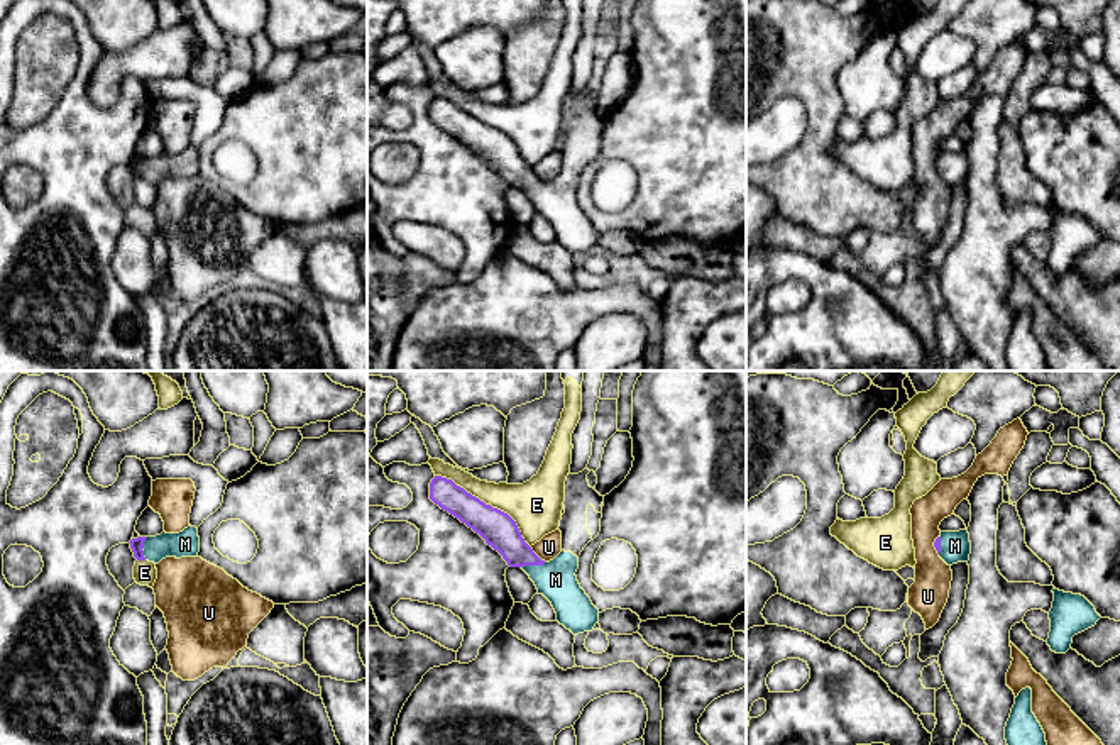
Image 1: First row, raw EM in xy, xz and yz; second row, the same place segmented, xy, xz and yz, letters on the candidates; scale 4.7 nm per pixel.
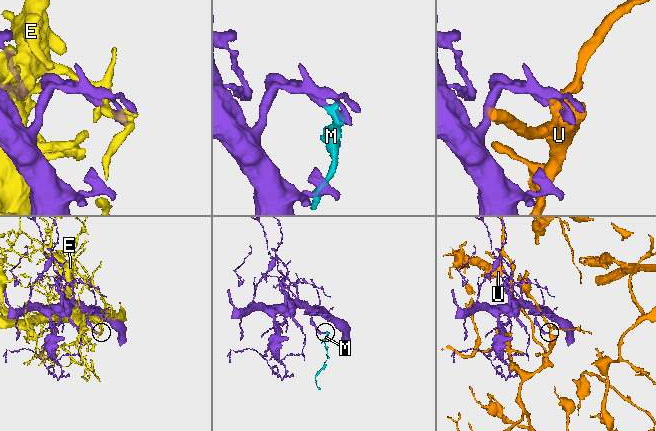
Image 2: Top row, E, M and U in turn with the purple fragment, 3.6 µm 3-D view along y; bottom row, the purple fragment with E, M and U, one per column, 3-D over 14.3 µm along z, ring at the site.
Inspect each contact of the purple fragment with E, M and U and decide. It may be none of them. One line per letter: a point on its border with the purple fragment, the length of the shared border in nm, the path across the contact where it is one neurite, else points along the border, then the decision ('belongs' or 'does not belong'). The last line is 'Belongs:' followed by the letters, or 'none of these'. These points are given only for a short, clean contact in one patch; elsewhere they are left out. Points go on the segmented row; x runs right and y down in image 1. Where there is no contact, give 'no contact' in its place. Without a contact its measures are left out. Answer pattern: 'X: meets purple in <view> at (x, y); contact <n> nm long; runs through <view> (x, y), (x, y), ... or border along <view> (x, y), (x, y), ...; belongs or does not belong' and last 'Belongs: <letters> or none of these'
E: meets purple in xz at (488, 505); contact 550 nm long; does not belong
M: meets purple in xz at (533, 564); contact 120 nm long; belongs
U: meets purple in xz at (537, 556); contact 100 nm long; does not belong
Belongs: M

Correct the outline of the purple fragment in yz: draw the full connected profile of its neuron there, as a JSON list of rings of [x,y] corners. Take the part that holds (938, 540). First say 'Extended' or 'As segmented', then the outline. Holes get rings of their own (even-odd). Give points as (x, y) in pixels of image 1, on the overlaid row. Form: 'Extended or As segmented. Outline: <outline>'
Extended. Outline: [[[966,528],[959,532],[941,532],[934,547],[947,566],[969,560],[971,542]]]

